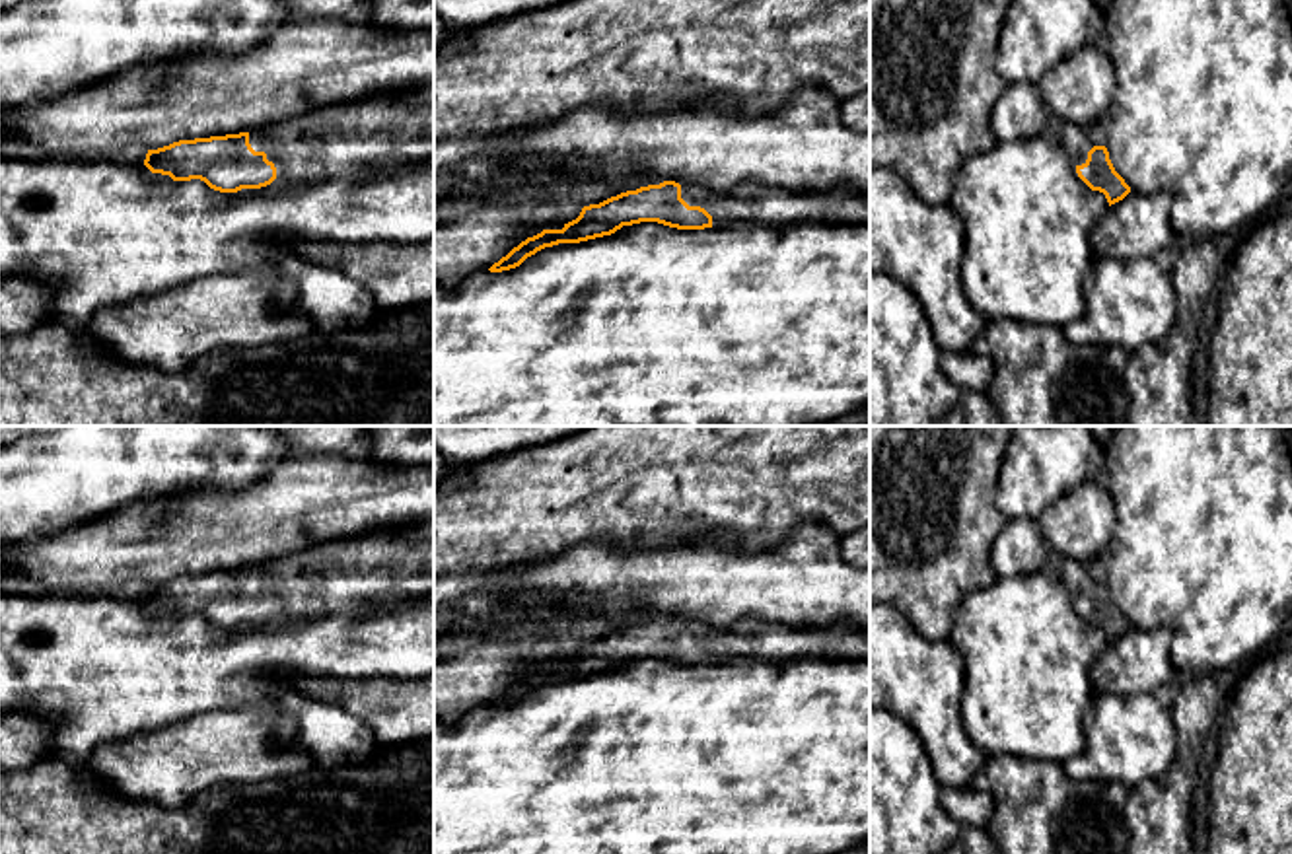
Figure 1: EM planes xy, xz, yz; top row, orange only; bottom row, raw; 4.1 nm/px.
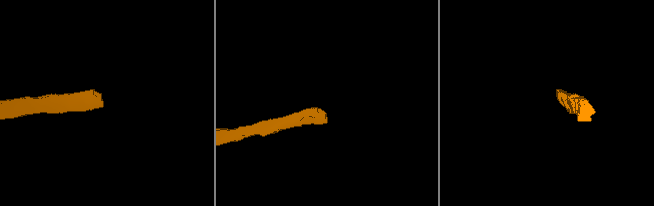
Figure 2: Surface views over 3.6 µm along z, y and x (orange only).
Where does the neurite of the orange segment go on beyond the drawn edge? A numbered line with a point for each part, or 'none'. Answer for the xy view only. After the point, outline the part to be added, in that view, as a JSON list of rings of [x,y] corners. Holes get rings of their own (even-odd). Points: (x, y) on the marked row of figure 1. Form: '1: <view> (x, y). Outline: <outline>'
1: xy (335, 142). Outline: [[[434,86],[381,95],[350,105],[307,111],[282,125],[249,132],[255,152],[265,152],[276,177],[288,181],[333,181],[358,175],[366,167],[383,169],[434,158]]]

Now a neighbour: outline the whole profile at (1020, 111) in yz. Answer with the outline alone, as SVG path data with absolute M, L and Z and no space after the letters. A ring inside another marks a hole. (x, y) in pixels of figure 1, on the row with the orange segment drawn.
M1006 84L1002 95L992 107L992 134L1000 142L1037 136L1049 115L1037 84Z

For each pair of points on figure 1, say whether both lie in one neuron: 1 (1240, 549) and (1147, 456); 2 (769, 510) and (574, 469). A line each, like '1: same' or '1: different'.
1: same
2: same

